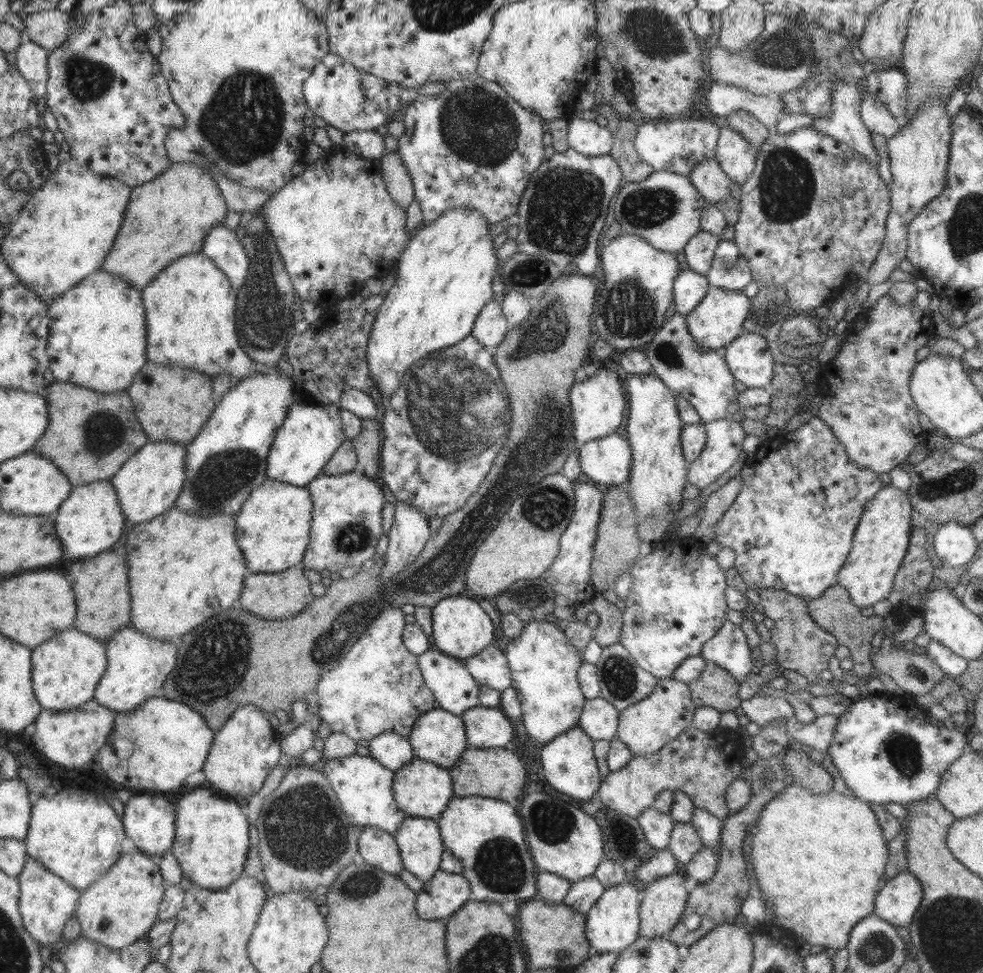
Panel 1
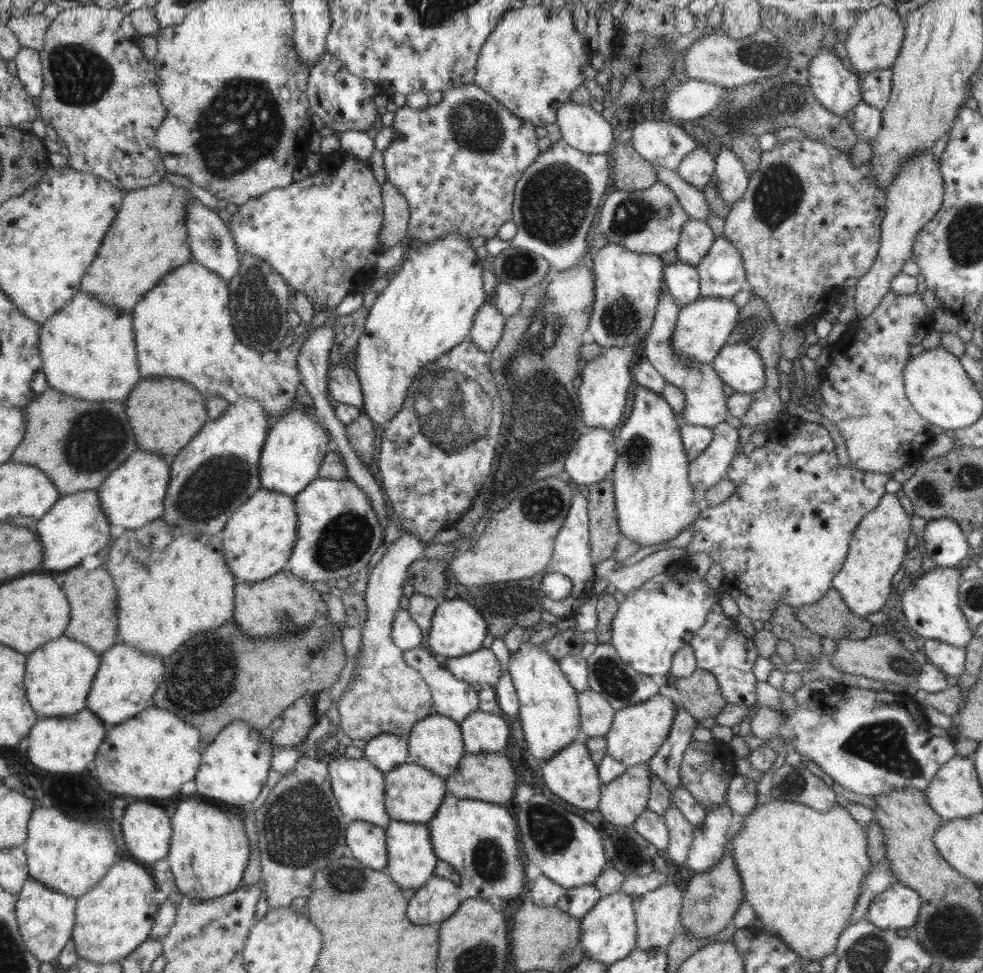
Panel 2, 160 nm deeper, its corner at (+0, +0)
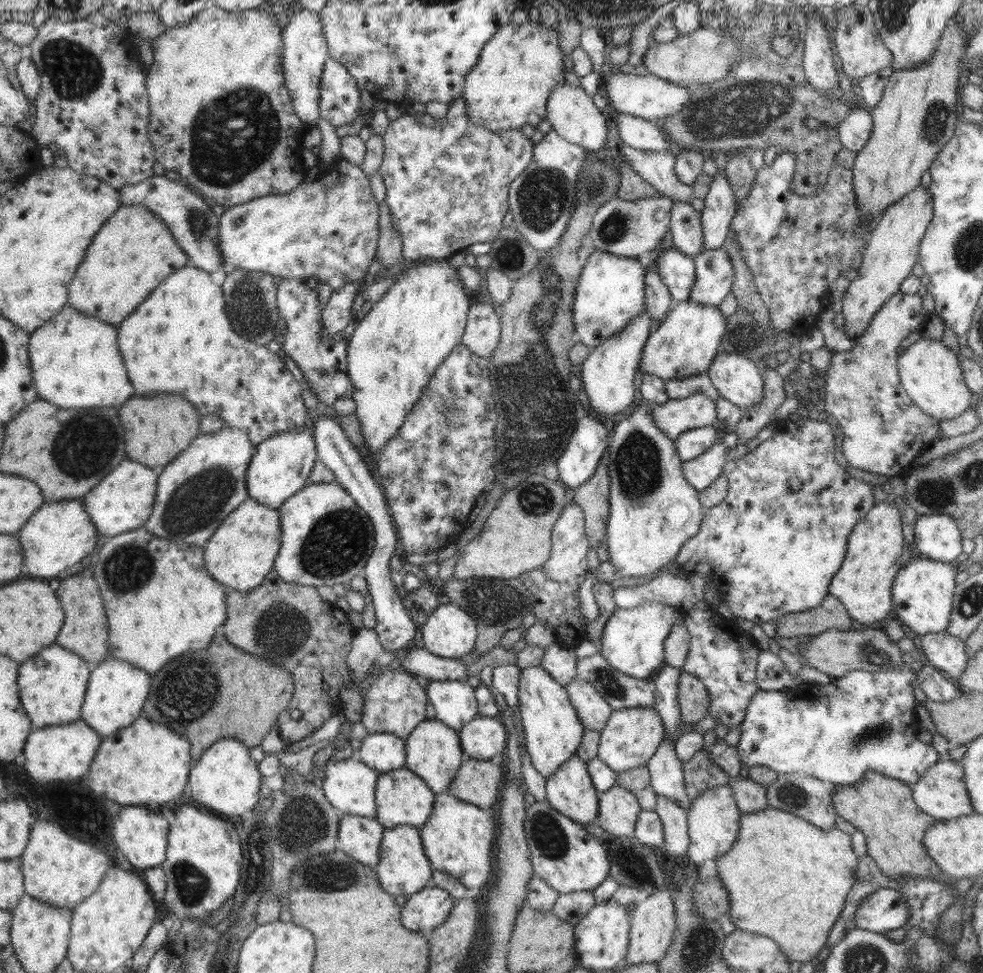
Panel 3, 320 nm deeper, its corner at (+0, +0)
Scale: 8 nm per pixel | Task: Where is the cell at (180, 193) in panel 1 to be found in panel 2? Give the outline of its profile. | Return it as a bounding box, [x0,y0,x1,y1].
[79,180,198,311]

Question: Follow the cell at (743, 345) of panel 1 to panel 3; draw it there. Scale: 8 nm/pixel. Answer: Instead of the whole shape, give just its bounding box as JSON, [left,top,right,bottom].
[707,352,763,410]

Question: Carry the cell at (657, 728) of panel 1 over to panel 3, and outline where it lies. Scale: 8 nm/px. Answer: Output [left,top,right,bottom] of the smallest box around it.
[597,706,665,773]

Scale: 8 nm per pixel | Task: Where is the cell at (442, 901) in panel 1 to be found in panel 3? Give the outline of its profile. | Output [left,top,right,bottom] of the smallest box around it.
[401,886,454,933]

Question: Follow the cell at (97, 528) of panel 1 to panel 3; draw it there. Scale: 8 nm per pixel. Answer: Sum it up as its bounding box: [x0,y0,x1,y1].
[16,499,99,578]

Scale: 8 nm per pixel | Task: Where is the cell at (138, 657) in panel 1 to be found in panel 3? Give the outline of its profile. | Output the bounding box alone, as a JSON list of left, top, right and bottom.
[81,656,152,739]

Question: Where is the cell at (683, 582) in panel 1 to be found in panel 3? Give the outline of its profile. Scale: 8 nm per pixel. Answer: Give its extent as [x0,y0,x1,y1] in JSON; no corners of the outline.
[598,602,685,679]

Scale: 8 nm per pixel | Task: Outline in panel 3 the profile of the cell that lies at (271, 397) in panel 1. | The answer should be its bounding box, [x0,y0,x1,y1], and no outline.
[143,426,255,547]

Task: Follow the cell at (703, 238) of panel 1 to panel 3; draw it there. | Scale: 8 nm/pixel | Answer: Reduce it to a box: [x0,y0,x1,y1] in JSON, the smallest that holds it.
[669,201,704,259]

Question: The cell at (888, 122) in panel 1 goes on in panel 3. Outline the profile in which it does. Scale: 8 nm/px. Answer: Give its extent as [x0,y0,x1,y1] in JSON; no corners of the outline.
[838,104,873,152]

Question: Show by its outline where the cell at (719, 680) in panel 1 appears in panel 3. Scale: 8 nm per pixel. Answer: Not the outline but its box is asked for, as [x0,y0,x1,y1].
[677,671,710,724]

